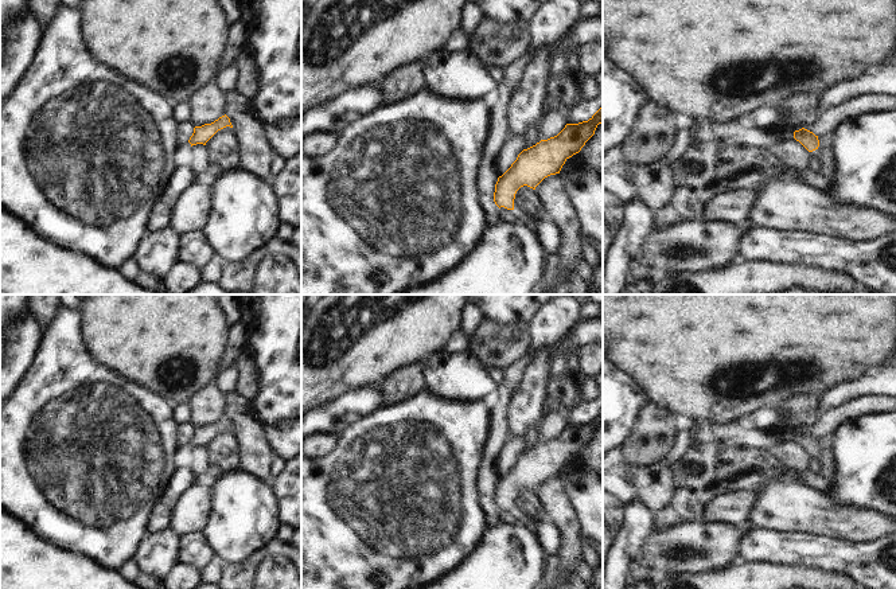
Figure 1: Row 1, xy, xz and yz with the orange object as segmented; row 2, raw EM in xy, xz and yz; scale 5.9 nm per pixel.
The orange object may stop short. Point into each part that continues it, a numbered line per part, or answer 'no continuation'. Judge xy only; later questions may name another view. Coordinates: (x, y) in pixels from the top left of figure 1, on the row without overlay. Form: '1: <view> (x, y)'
1: xy (184, 455)

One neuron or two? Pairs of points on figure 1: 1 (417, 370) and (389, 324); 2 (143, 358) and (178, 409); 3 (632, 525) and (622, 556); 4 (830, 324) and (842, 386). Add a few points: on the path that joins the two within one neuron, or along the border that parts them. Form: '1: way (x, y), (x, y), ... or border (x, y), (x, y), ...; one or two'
1: border (424, 359), (397, 367), (385, 378); two
2: border (187, 400), (172, 404); two
3: way (631, 533), (622, 547); one
4: border (863, 373), (836, 381), (824, 391); two

